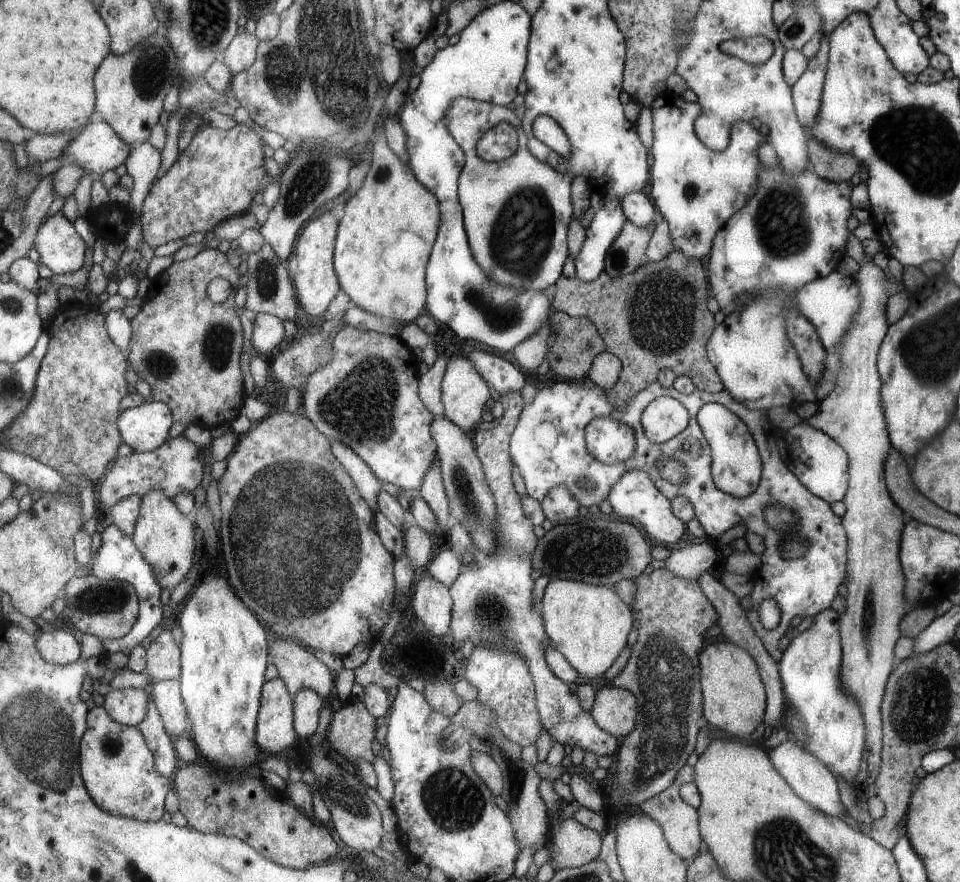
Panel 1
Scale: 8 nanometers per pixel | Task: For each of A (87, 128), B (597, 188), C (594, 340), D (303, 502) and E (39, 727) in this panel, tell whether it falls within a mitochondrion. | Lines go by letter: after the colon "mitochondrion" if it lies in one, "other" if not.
A: other
B: other
C: other
D: mitochondrion
E: mitochondrion

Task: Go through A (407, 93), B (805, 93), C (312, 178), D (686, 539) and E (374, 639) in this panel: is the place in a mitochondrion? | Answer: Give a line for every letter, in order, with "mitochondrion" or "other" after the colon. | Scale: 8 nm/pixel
A: other
B: other
C: mitochondrion
D: other
E: other

